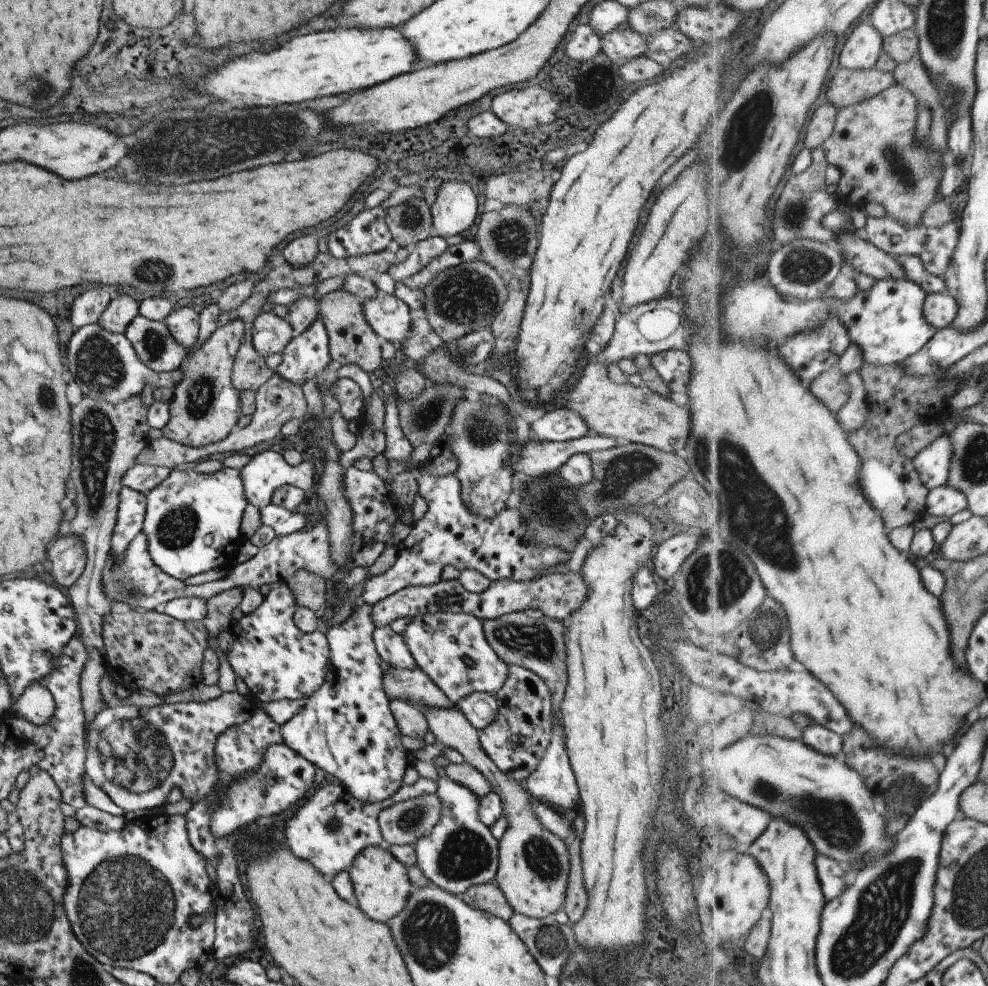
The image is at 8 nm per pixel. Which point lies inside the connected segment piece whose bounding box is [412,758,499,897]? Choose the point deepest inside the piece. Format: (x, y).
(460, 852)

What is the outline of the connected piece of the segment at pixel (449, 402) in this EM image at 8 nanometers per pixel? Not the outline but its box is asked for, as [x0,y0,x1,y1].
[397,381,466,448]

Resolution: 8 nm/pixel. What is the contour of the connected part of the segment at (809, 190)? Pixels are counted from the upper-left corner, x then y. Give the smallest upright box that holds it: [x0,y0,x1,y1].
[774,147,840,247]

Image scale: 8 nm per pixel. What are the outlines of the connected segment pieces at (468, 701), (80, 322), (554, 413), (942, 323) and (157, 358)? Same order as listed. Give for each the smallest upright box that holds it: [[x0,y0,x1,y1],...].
[[456,691,498,730],[71,290,111,328],[531,407,590,442],[925,292,959,330],[125,316,189,372]]

